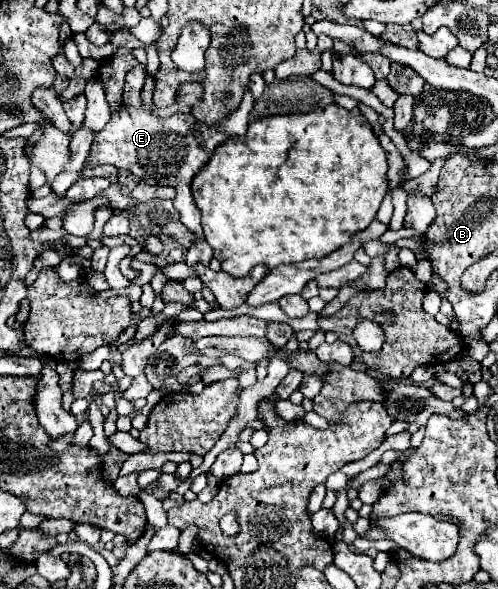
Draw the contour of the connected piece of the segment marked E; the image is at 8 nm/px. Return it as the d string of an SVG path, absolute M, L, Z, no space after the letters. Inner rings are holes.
M147 76L145 86L141 90L141 108L123 108L121 114L113 114L109 124L95 134L91 146L91 162L95 164L113 164L115 168L125 168L131 174L139 176L147 184L169 184L175 188L175 208L181 214L181 222L197 236L203 238L203 230L199 224L199 208L195 206L191 194L193 176L199 174L215 148L233 136L243 136L249 126L249 112L253 108L253 96L247 92L237 110L229 112L227 118L219 120L215 126L207 126L199 122L191 114L173 114L169 118L159 118L153 114L153 90L155 78Z

